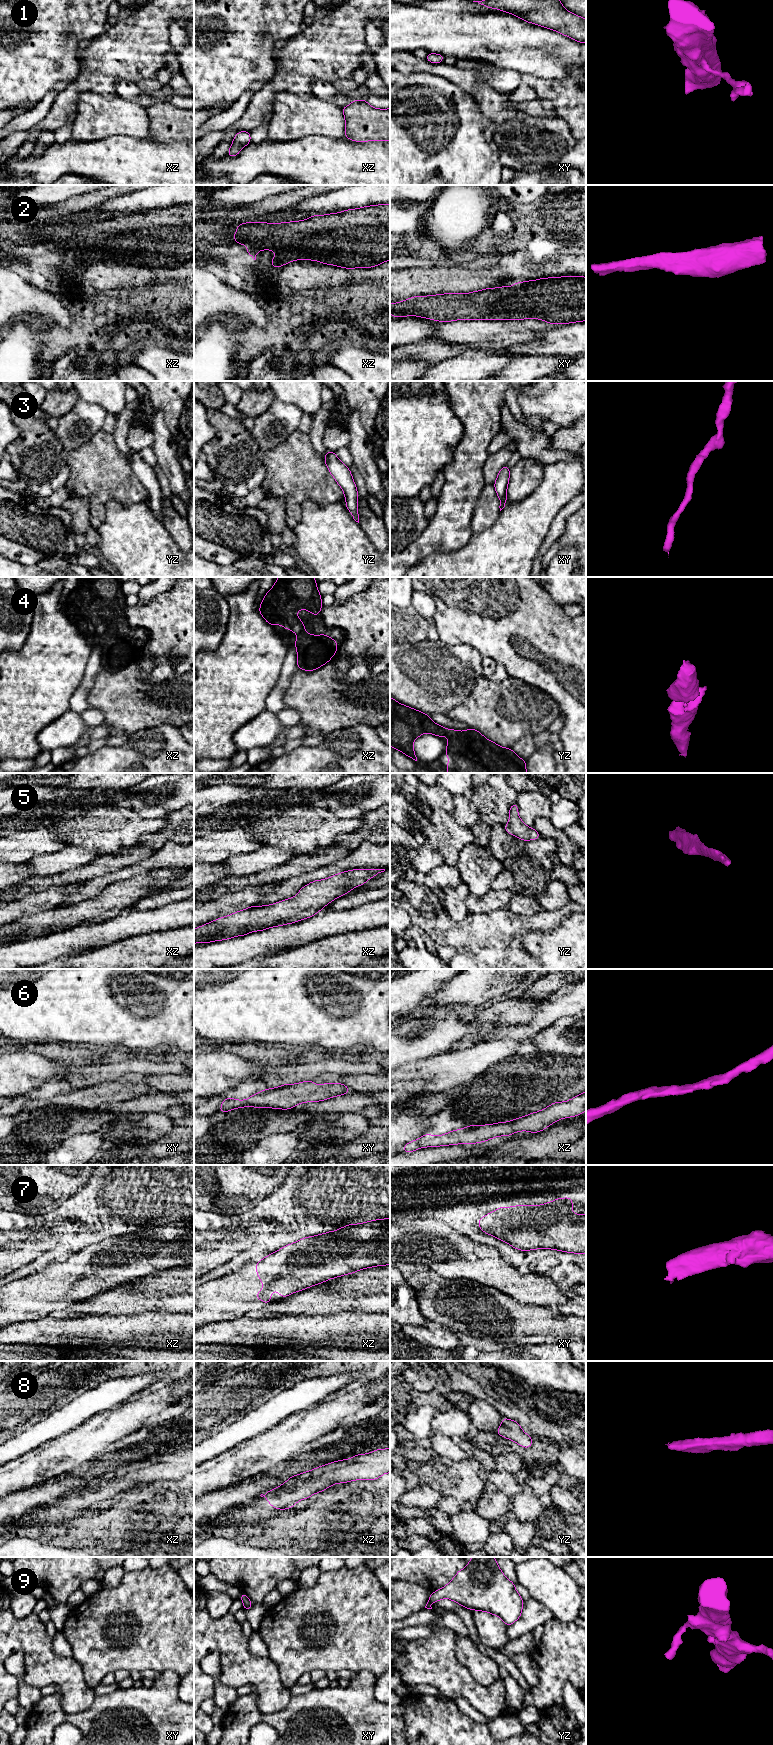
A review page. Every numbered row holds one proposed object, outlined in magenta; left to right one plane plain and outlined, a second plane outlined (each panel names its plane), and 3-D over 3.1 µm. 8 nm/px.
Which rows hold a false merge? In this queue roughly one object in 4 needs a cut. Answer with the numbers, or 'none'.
none

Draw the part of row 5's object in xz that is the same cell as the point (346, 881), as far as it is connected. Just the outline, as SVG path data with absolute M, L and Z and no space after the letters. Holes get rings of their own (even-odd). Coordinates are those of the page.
M354 869L324 880L315 880L302 887L292 898L271 905L251 906L196 928L194 944L227 940L310 918L331 901L384 871L385 869Z

